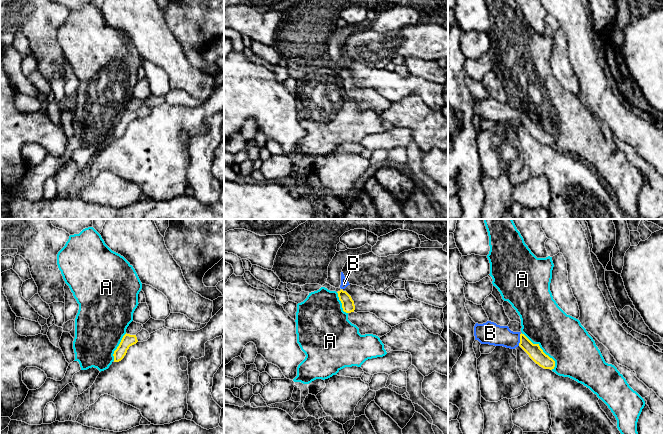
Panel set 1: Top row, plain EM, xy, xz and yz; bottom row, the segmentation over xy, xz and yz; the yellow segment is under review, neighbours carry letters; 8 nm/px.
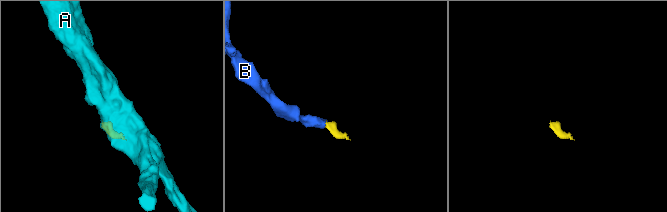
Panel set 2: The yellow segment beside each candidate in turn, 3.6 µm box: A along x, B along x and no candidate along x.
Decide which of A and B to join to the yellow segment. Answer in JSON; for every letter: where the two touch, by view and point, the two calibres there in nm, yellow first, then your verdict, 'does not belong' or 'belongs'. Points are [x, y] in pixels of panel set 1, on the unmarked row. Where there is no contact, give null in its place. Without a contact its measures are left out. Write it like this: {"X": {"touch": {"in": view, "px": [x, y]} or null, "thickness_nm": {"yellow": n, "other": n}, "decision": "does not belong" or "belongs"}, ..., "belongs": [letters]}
{"A": {"touch": {"in": "yz", "px": [541, 125]}, "thickness_nm": {"yellow": 120, "other": 360}, "decision": "does not belong"}, "B": {"touch": {"in": "yz", "px": [520, 115]}, "thickness_nm": {"yellow": 120, "other": 180}, "decision": "belongs"}, "belongs": ["B"]}

